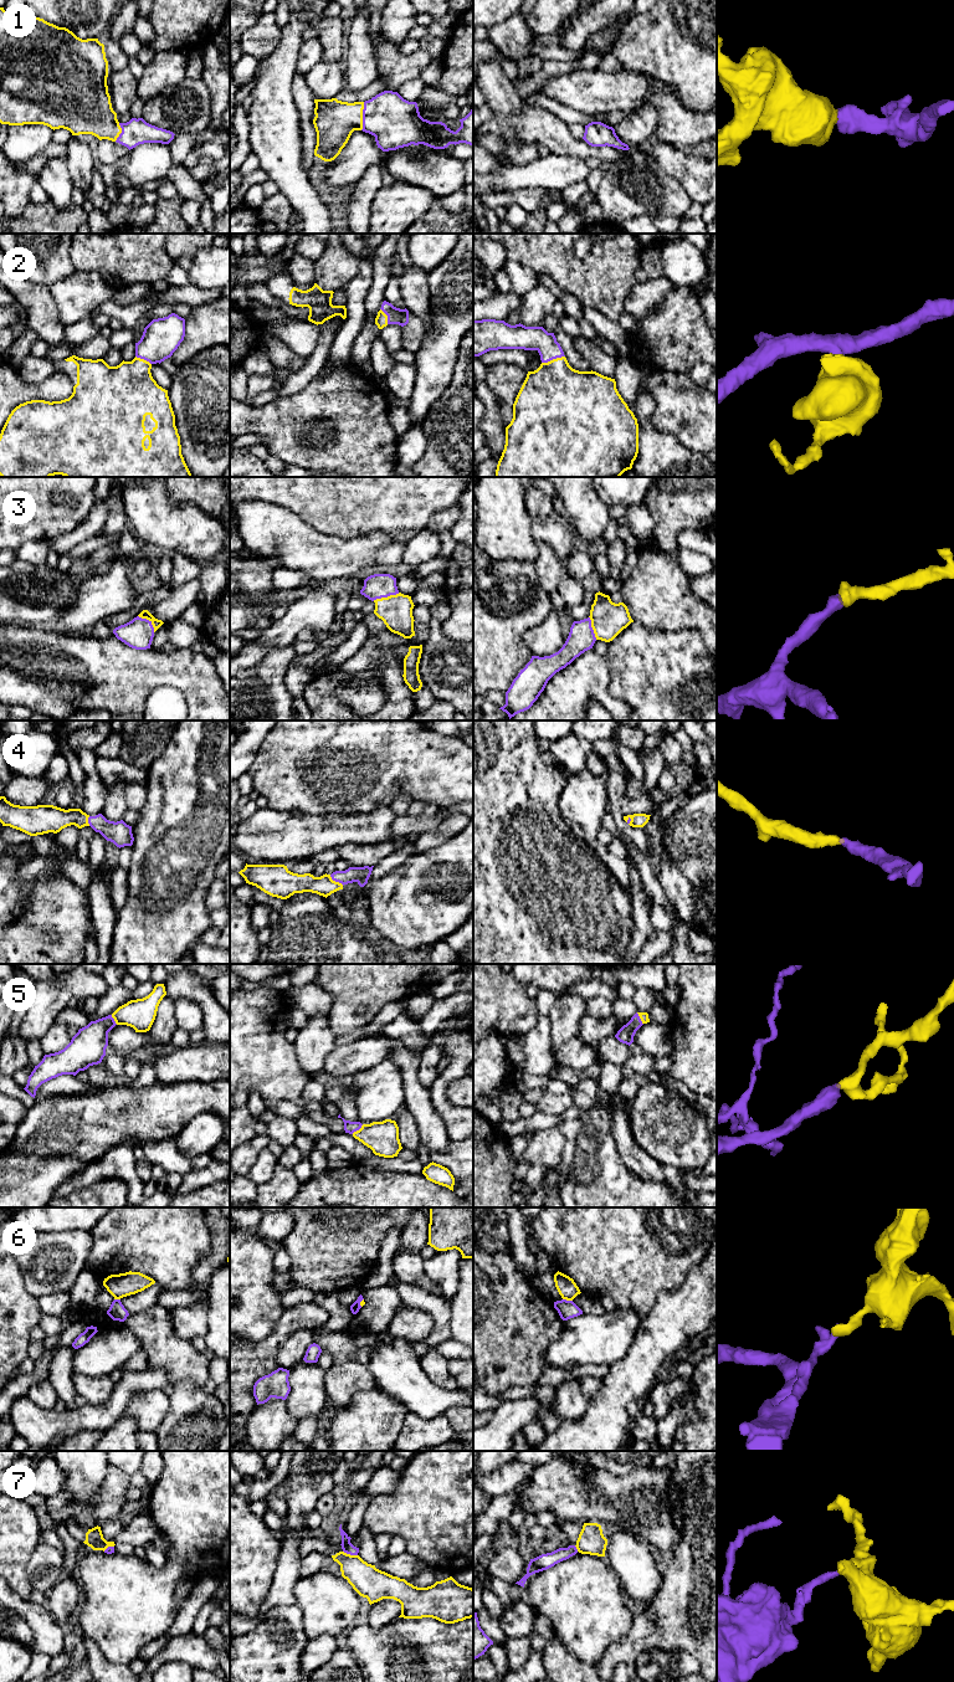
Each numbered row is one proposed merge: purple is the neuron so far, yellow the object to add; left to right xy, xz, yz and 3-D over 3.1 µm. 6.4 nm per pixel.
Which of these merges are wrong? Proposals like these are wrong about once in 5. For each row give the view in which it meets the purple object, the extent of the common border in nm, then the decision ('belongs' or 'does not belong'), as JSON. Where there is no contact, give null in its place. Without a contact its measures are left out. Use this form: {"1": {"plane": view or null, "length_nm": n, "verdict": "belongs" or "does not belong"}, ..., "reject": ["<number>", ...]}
{"1": {"plane": "xz", "length_nm": 190, "verdict": "belongs"}, "2": {"plane": "yz", "length_nm": 160, "verdict": "belongs"}, "3": {"plane": "xz", "length_nm": 180, "verdict": "belongs"}, "4": {"plane": "xz", "length_nm": 120, "verdict": "belongs"}, "5": {"plane": "xz", "length_nm": 100, "verdict": "belongs"}, "6": {"plane": "yz", "length_nm": 70, "verdict": "does not belong"}, "7": {"plane": "xz", "length_nm": 100, "verdict": "does not belong"}, "reject": ["6", "7"]}

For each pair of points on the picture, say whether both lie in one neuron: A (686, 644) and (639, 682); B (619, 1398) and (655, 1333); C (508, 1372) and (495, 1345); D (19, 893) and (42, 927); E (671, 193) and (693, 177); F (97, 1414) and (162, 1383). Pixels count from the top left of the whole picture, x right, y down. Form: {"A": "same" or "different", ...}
{"A": "same", "B": "same", "C": "same", "D": "different", "E": "different", "F": "same"}

